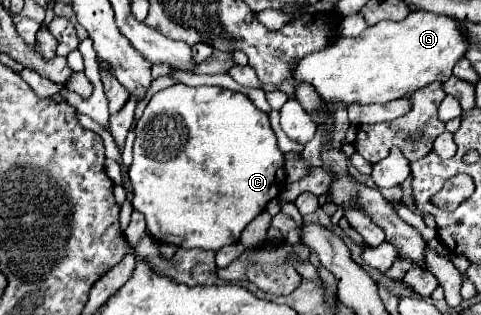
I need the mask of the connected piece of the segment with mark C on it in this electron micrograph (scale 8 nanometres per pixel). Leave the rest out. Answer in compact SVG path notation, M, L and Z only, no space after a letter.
M174 84L166 90L160 90L158 94L152 96L152 100L148 102L142 118L136 124L136 140L134 140L134 162L128 170L132 186L134 186L134 208L138 212L142 212L146 216L146 224L150 228L150 234L158 240L158 242L166 242L166 244L174 244L180 248L200 248L200 250L220 250L222 246L228 244L236 244L240 240L242 230L260 214L260 210L264 210L264 206L276 198L286 184L286 172L284 172L284 154L278 150L276 144L276 136L270 128L270 120L268 114L260 112L244 94L234 92L220 86L198 86L198 88L190 88L186 84Z

